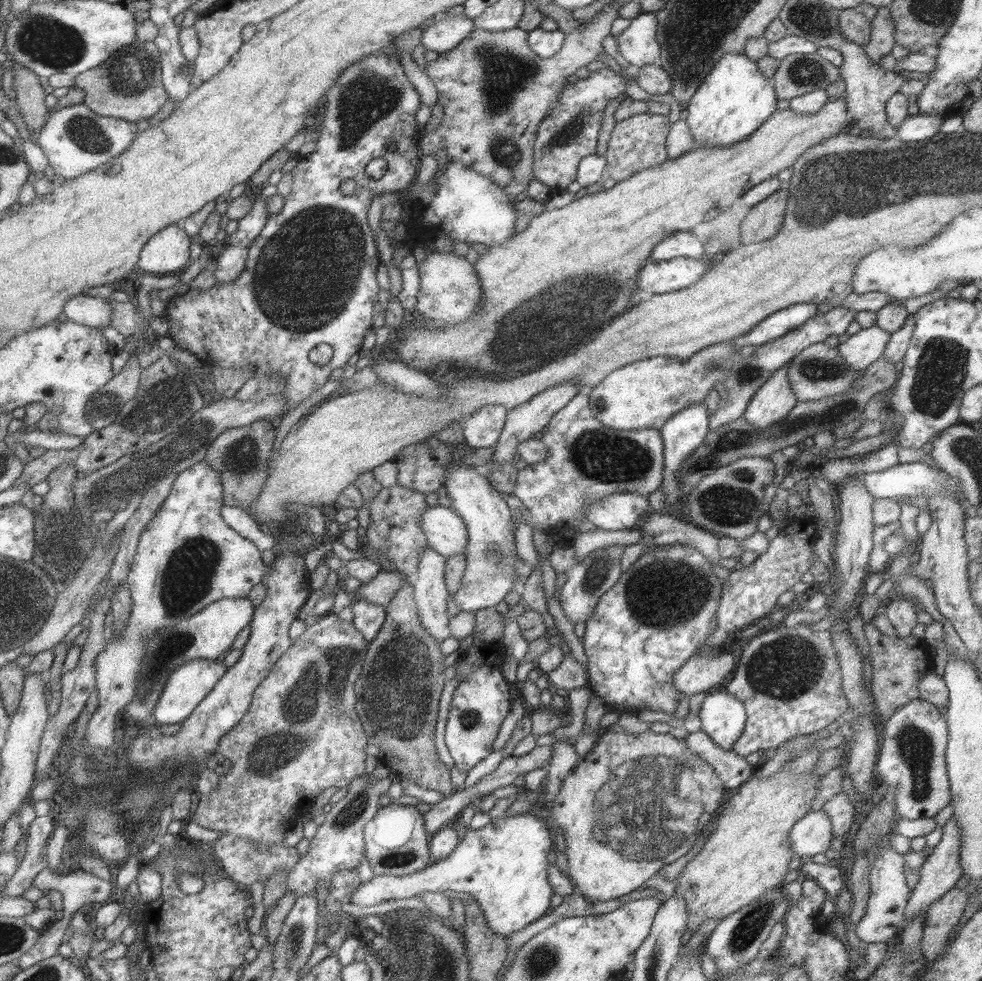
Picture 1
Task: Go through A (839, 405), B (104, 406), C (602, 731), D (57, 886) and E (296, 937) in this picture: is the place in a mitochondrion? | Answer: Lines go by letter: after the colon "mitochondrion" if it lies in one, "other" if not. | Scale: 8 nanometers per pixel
A: mitochondrion
B: mitochondrion
C: other
D: other
E: mitochondrion

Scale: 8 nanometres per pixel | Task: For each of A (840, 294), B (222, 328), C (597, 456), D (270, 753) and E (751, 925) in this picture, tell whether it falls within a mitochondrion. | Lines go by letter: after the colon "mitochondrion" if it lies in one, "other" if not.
A: other
B: other
C: mitochondrion
D: mitochondrion
E: mitochondrion

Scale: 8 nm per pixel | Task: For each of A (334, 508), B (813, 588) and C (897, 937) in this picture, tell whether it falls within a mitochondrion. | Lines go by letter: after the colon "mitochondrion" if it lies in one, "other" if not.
A: other
B: other
C: other

